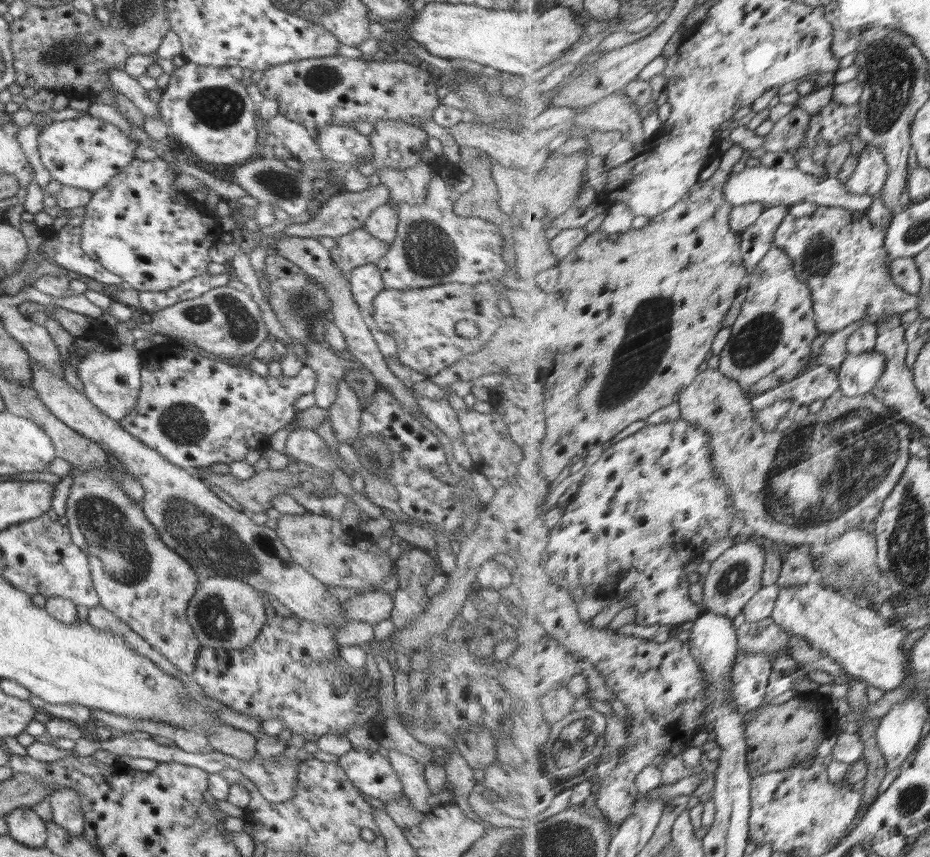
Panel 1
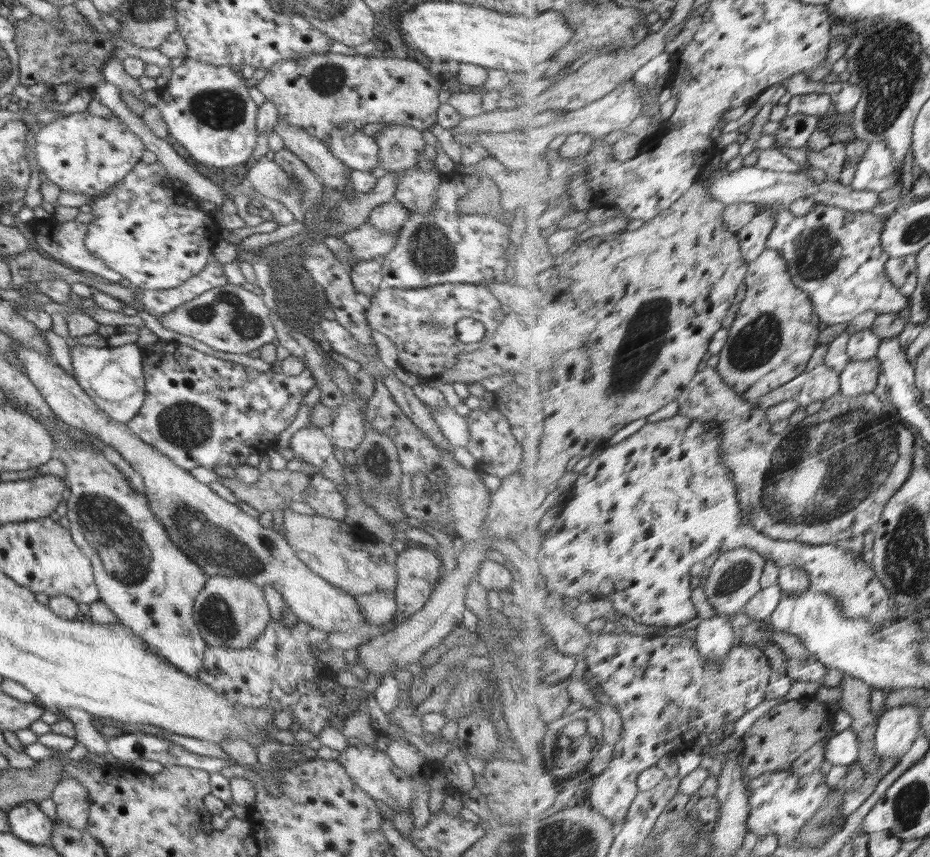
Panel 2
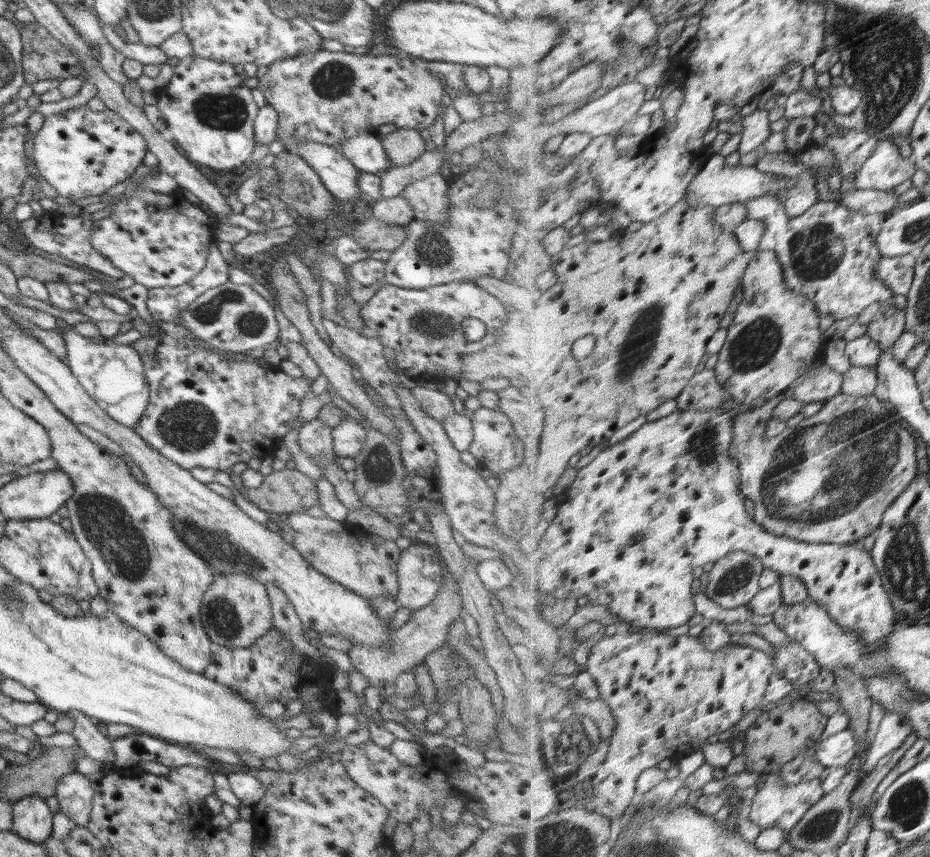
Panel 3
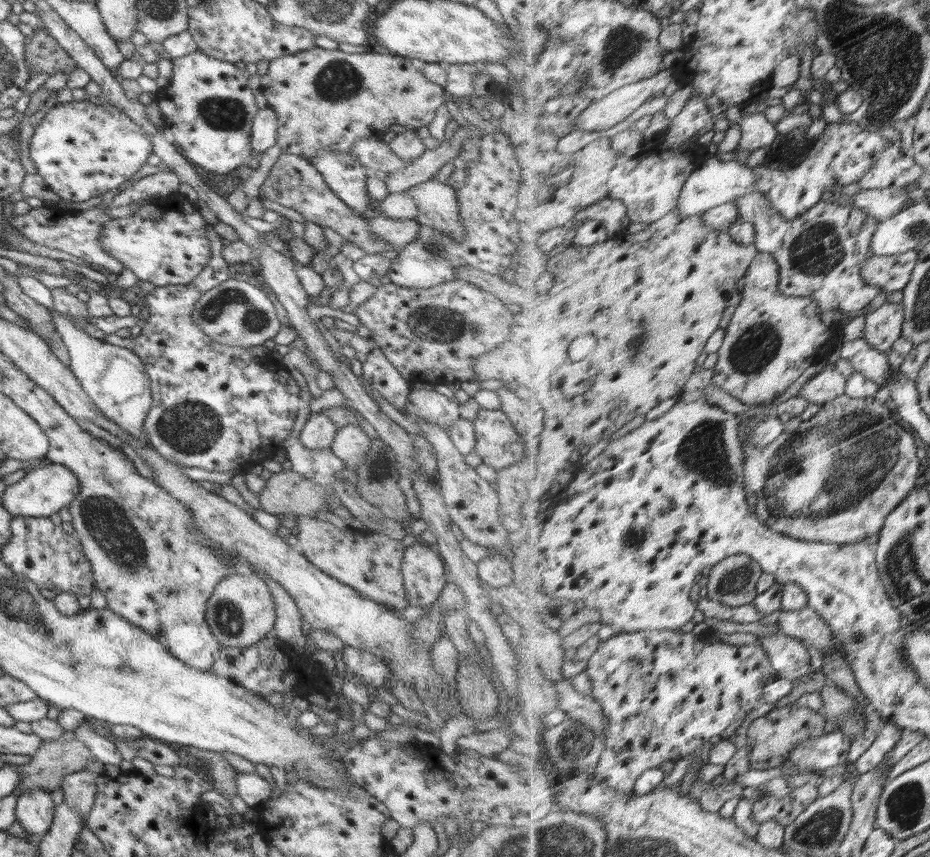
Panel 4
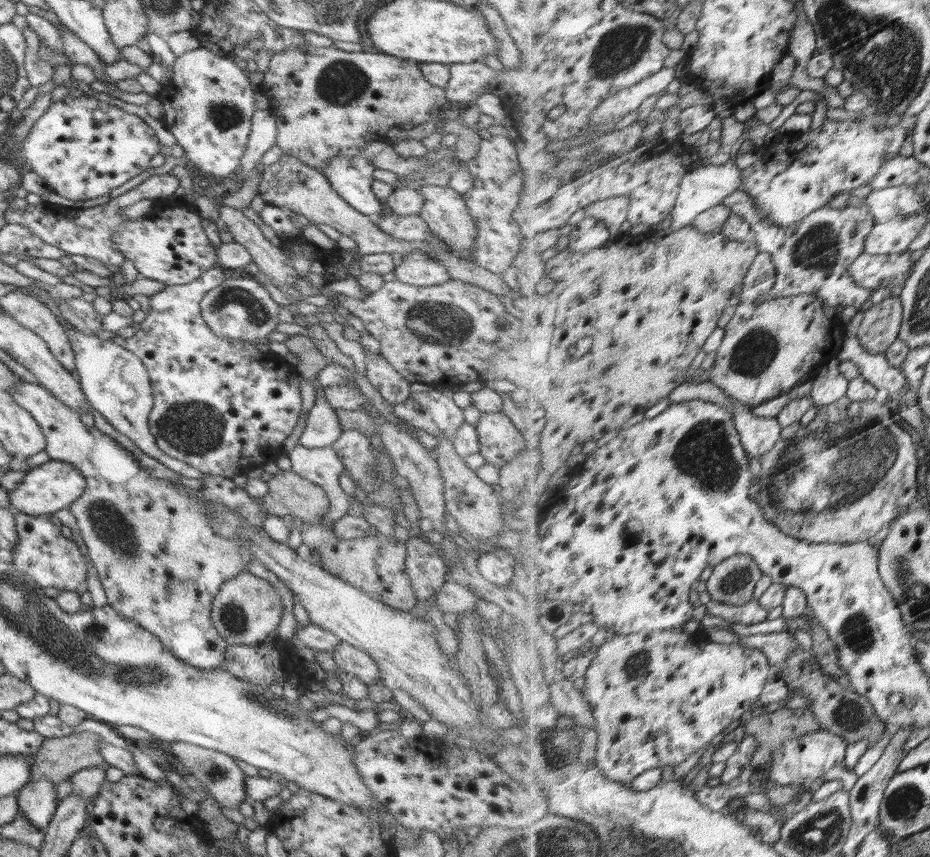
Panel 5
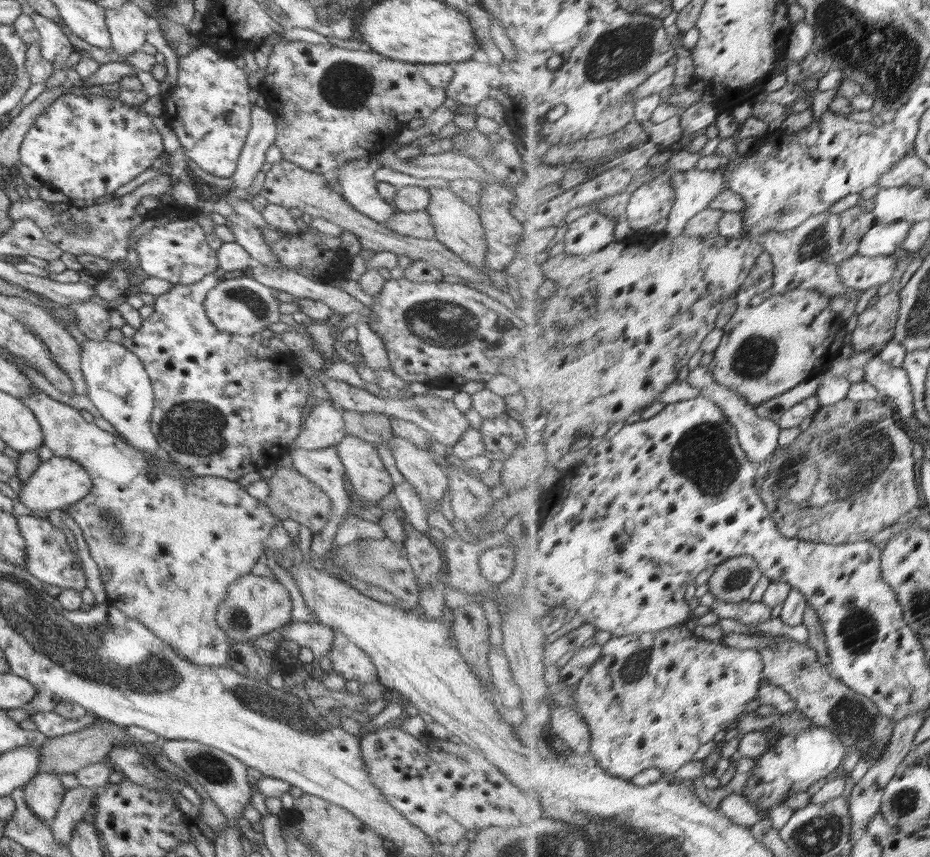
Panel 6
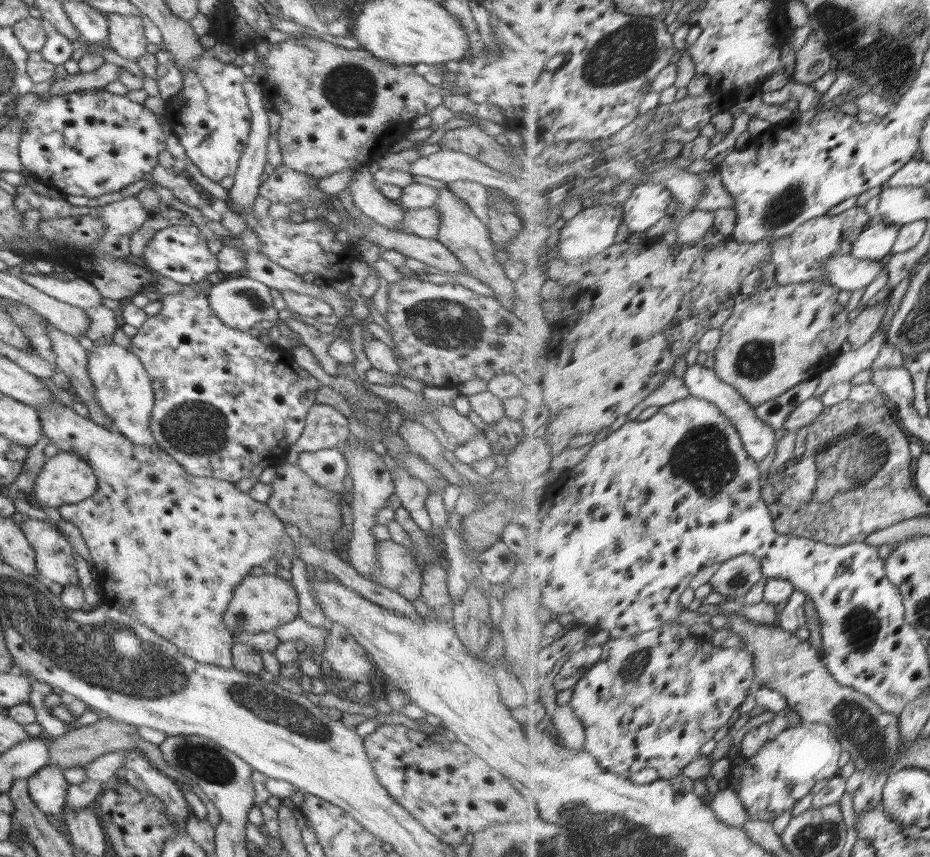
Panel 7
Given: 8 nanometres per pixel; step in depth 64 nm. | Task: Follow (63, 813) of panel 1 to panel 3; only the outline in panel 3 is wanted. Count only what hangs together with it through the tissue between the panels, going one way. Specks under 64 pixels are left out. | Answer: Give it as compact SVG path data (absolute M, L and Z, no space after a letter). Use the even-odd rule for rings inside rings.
M72 772L62 776L53 795L62 810L76 827L85 827L88 824L92 803L93 791L84 774Z

